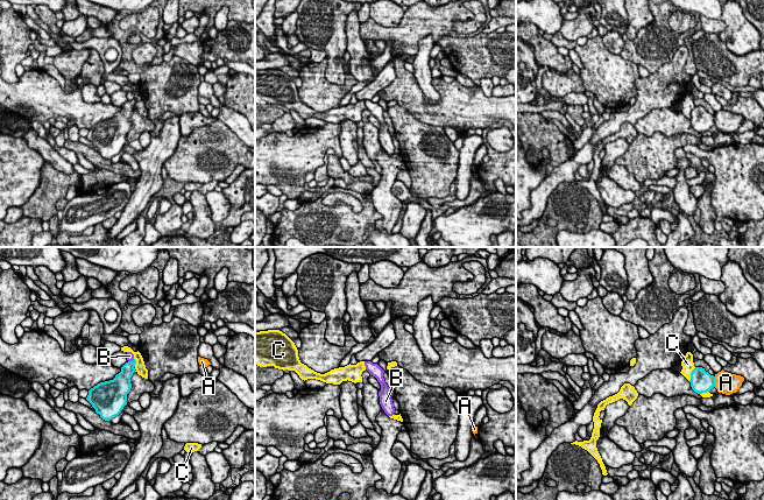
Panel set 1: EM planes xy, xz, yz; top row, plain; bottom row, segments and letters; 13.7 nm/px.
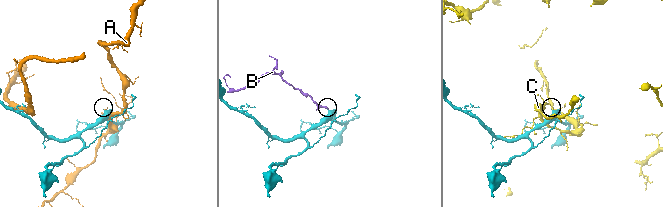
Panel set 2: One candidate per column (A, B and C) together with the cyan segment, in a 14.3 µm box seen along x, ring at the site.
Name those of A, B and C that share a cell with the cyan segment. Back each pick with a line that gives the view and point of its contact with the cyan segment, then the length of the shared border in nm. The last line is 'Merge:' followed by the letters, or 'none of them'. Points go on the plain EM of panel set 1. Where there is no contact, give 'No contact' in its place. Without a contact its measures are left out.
Merge: none of them

